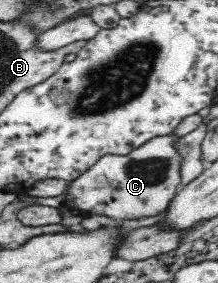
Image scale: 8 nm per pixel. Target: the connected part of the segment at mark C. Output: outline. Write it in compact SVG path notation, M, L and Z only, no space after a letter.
M177 135L155 137L126 155L103 155L87 172L69 184L65 205L83 218L107 216L115 220L139 220L161 214L183 187L181 155L175 149L177 140Z

